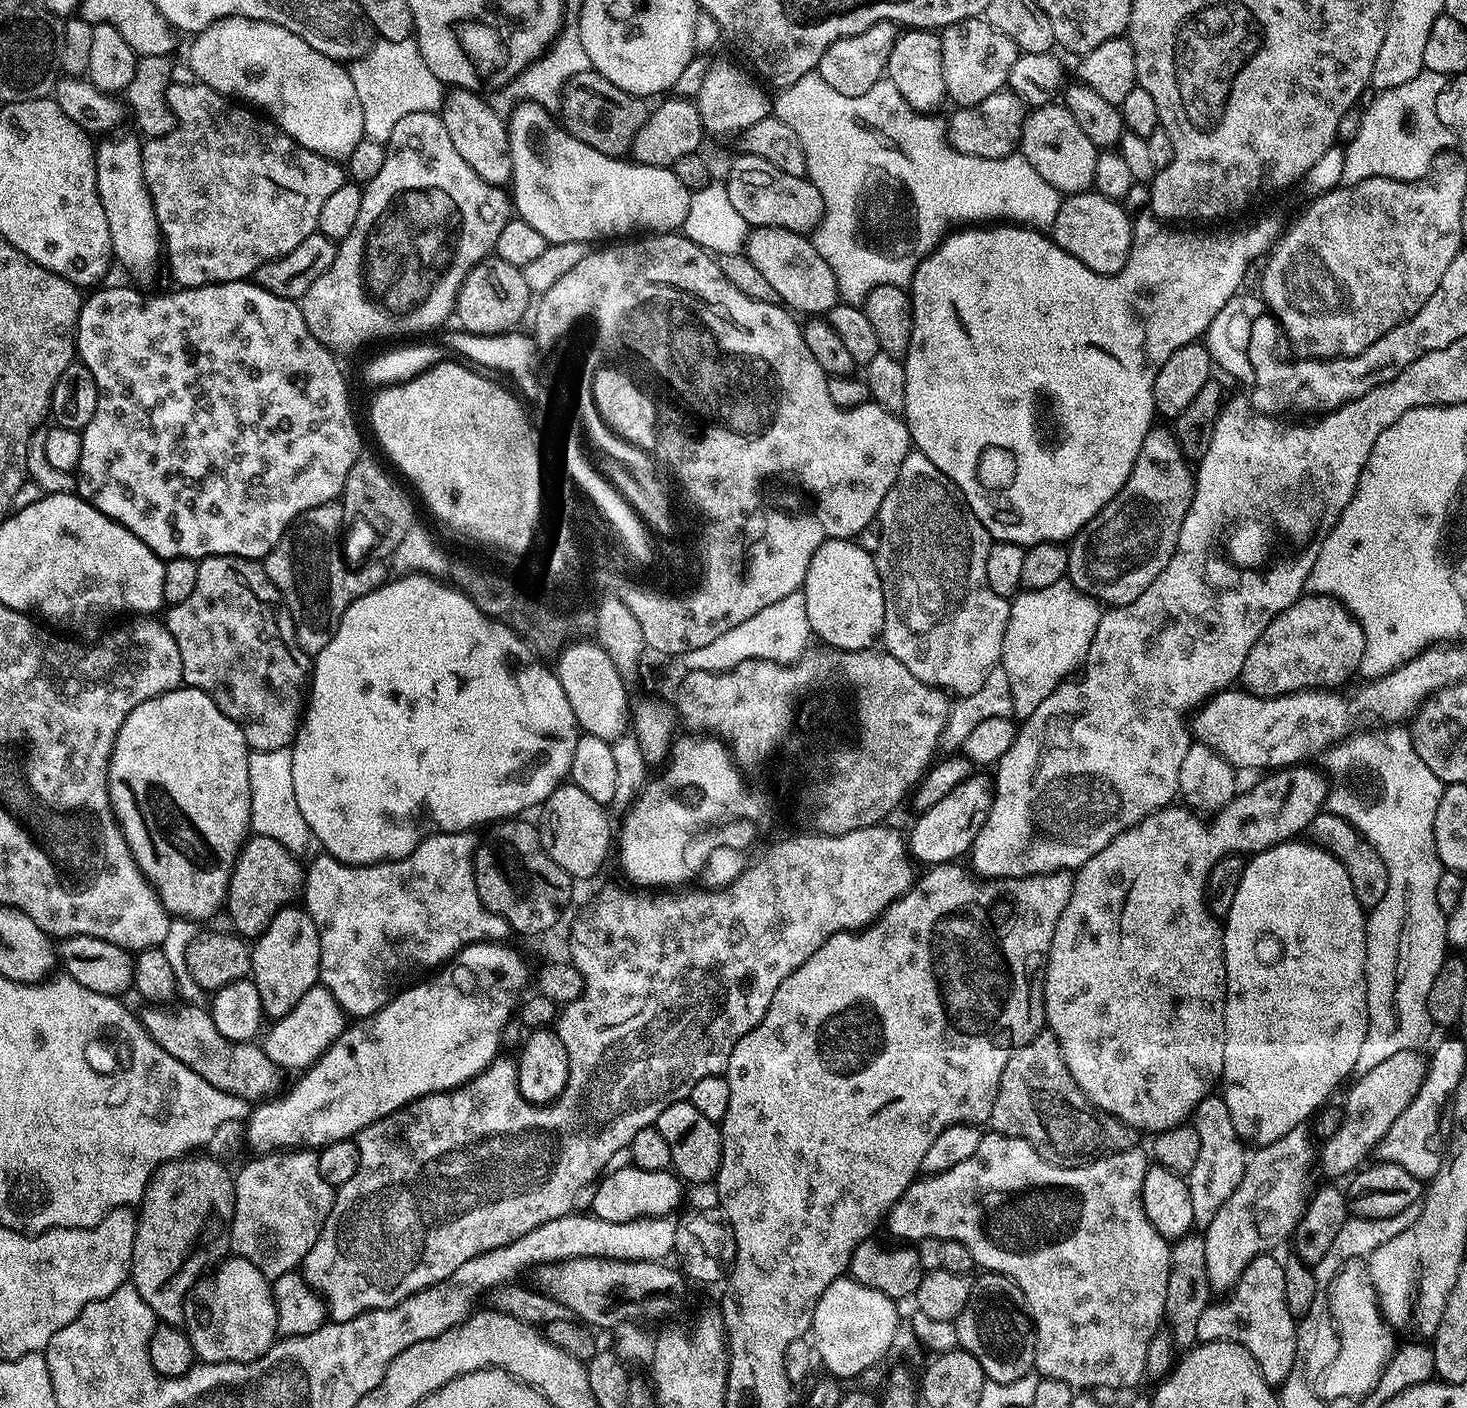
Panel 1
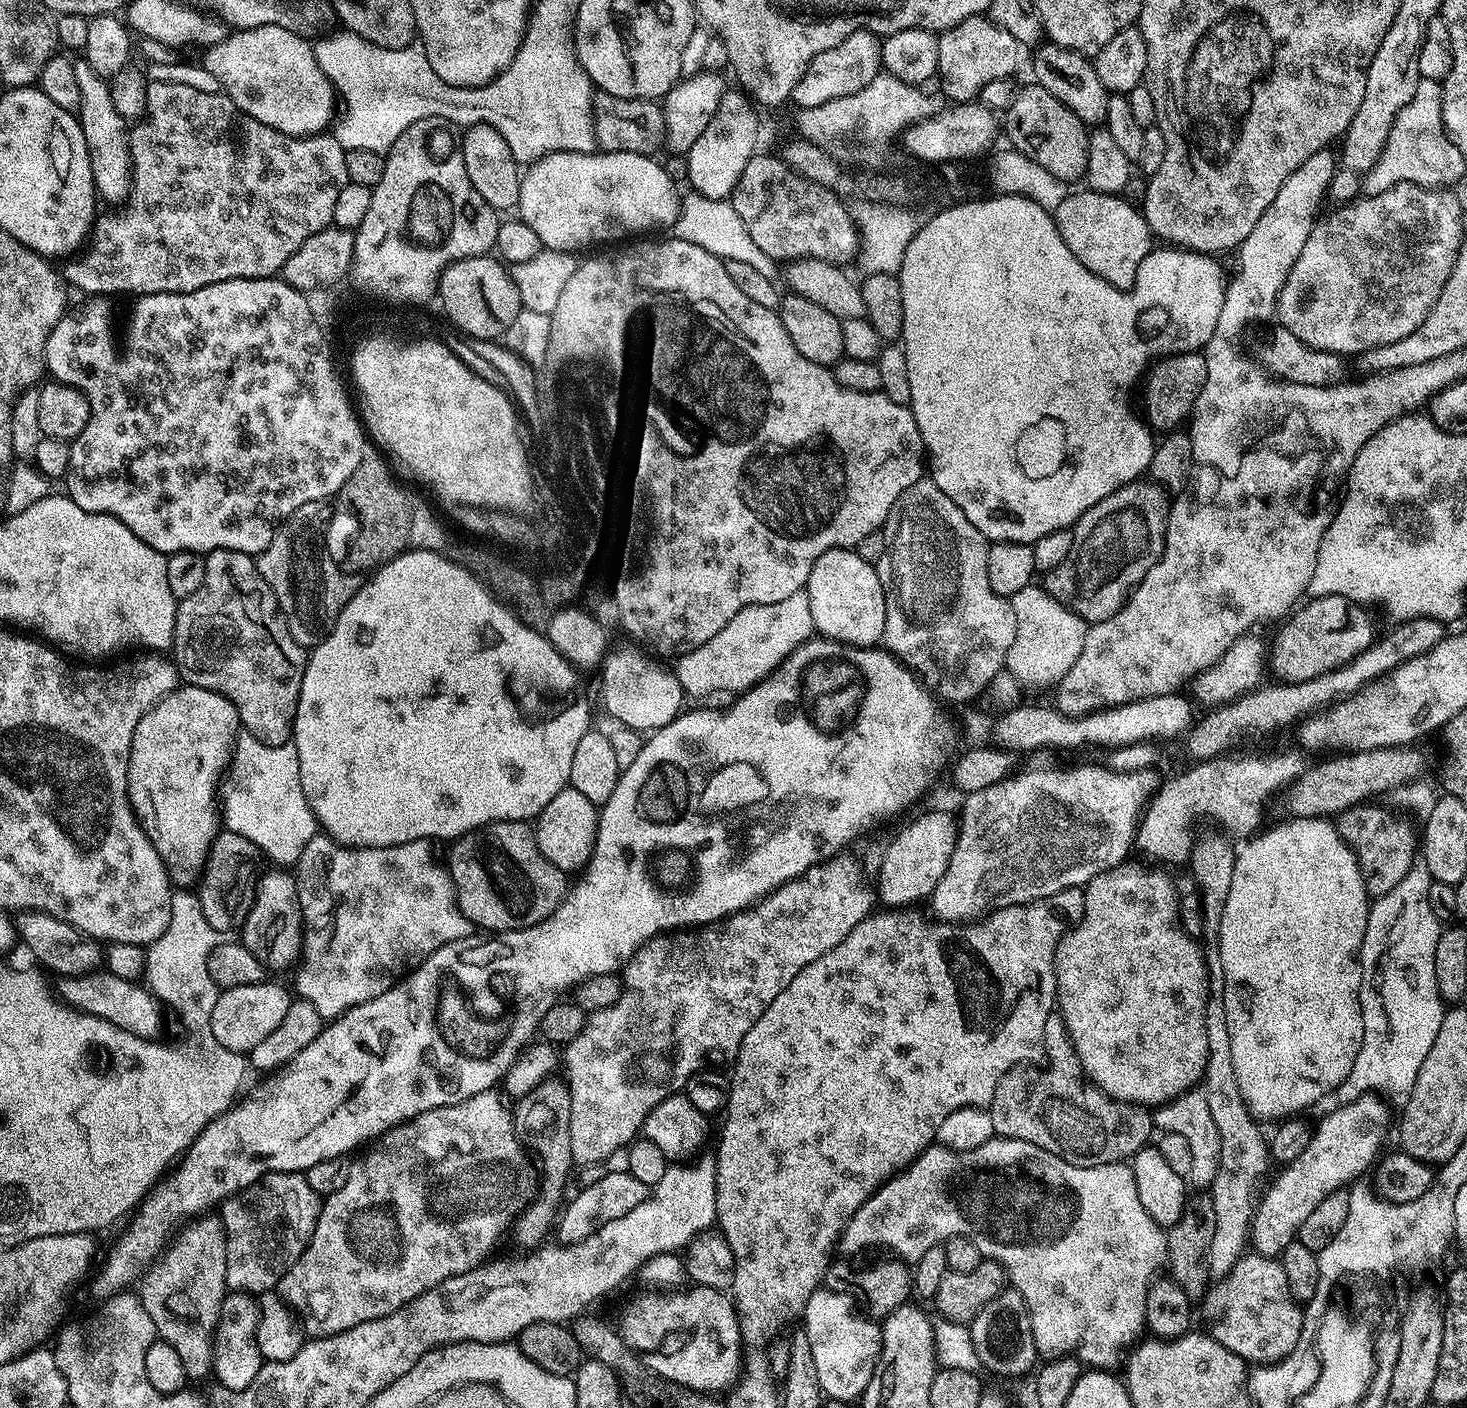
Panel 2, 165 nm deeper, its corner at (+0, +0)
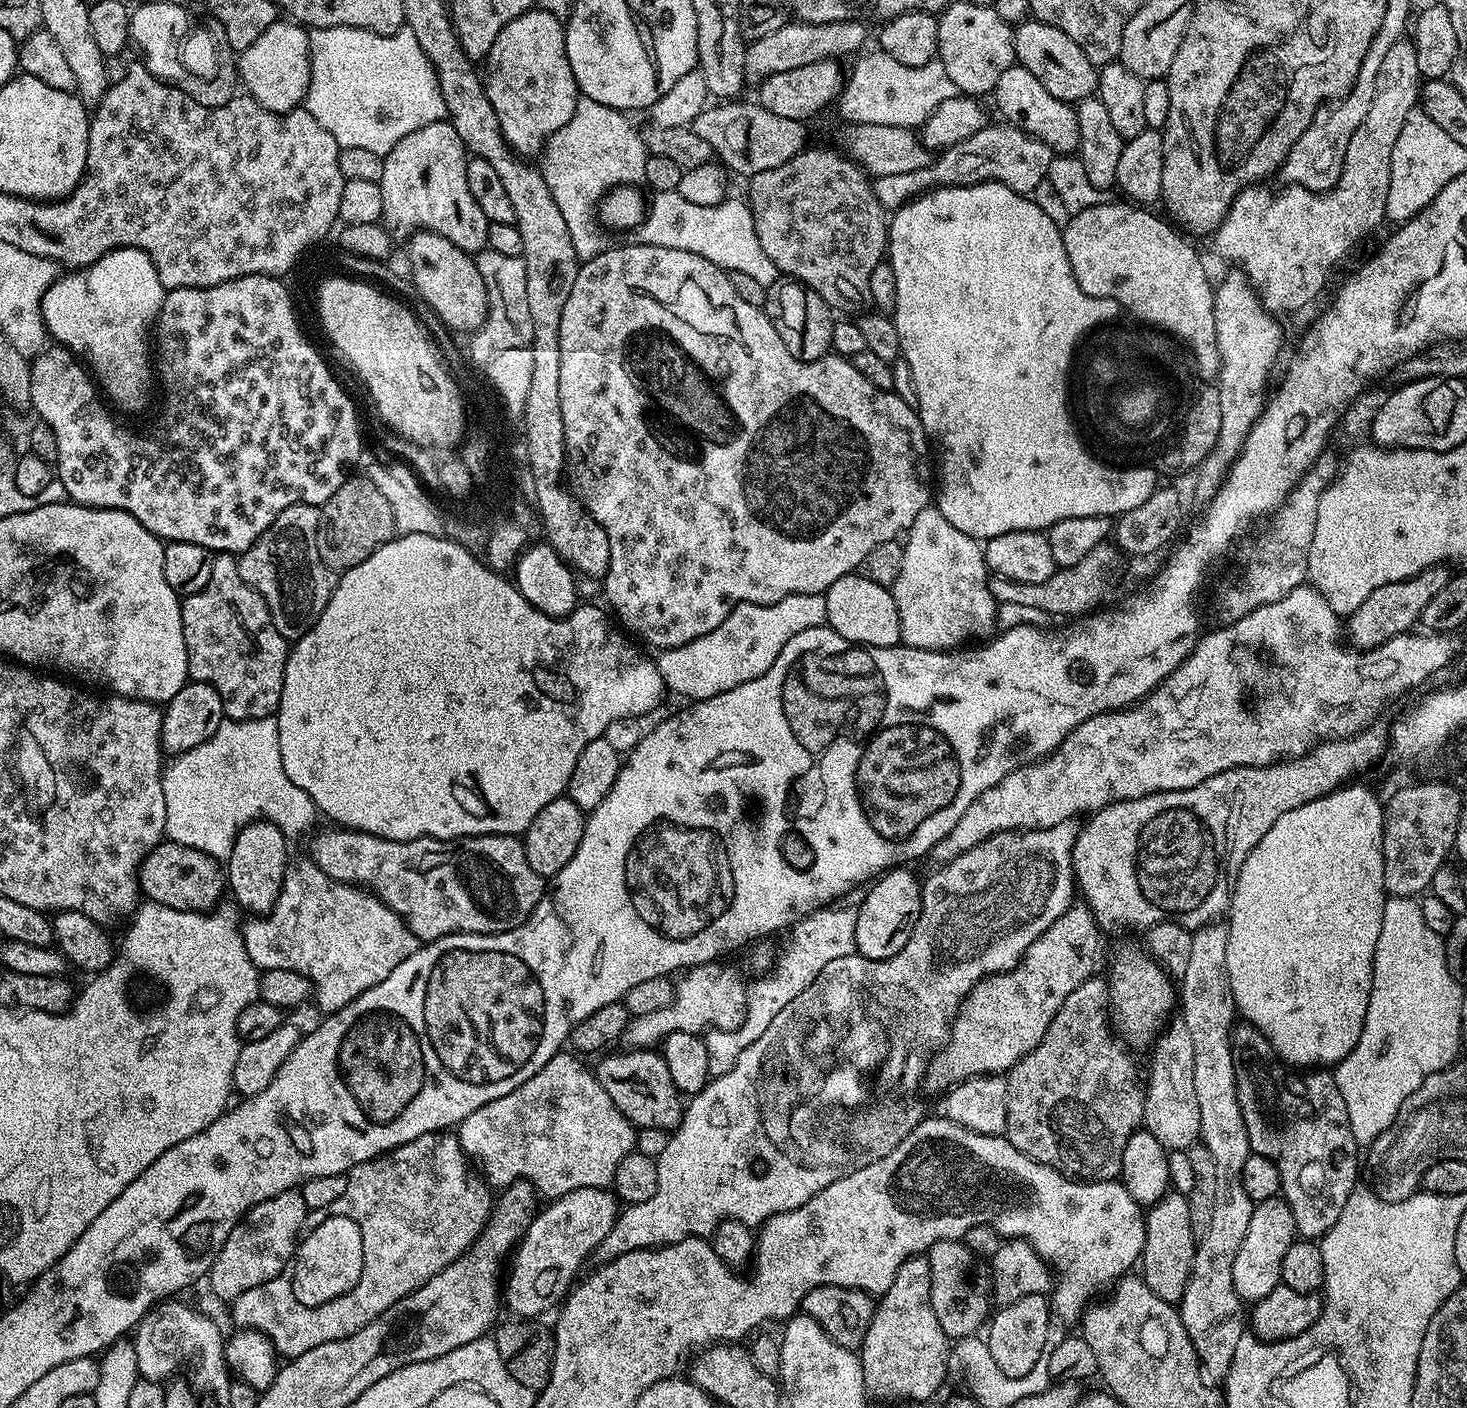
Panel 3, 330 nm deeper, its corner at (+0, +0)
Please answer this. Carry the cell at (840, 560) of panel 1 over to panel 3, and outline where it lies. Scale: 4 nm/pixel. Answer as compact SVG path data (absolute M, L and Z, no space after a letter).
M849 574L838 578L824 596L828 618L827 627L847 640L852 646L894 648L901 643L898 606L891 591L862 574Z

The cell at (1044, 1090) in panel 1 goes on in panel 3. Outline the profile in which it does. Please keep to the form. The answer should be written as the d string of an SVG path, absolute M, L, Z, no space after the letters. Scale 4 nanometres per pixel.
M1093 974L1070 990L1054 1022L1042 1034L1042 1042L1006 1073L1006 1139L1022 1154L1081 1182L1116 1180L1126 1142L1144 1119L1142 1080L1136 1077L1135 1062L1116 1045L1110 1027L1110 988L1098 977Z

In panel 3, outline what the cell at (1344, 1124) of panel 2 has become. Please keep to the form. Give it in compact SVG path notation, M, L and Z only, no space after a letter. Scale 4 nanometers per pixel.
M1279 1195L1261 1200L1255 1205L1247 1227L1246 1238L1242 1246L1238 1246L1238 1254L1234 1254L1232 1281L1234 1290L1240 1295L1241 1301L1255 1302L1262 1299L1270 1290L1280 1285L1282 1258L1286 1250L1290 1250L1293 1240L1297 1239L1296 1223L1290 1206Z

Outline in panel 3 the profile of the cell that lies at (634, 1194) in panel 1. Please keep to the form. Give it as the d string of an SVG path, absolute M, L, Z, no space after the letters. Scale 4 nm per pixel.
M579 1188L565 1196L555 1197L549 1204L552 1204L549 1208L541 1207L532 1217L532 1225L524 1231L524 1237L511 1257L508 1288L506 1284L506 1308L512 1311L509 1313L520 1318L540 1318L543 1312L550 1311L552 1307L555 1309L565 1299L577 1279L576 1271L587 1256L591 1257L595 1253L606 1234L610 1234L618 1215L618 1201L608 1188Z

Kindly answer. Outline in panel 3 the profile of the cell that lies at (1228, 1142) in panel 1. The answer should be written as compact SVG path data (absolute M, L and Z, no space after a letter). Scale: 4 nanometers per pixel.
M1176 1022L1155 1041L1152 1052L1152 1073L1146 1076L1143 1127L1166 1150L1187 1150L1201 1139L1199 1102L1194 1092L1194 1042L1182 1022Z

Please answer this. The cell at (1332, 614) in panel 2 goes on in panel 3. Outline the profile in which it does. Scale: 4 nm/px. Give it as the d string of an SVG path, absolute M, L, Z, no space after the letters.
M1437 566L1425 568L1417 576L1412 576L1408 580L1378 586L1372 591L1370 598L1366 598L1366 602L1362 602L1355 608L1351 616L1347 617L1347 639L1349 636L1353 640L1351 643L1357 649L1367 650L1377 648L1379 644L1384 644L1395 636L1405 635L1411 629L1408 627L1419 621L1422 610L1426 610L1426 602L1430 602L1430 598L1434 598L1434 594L1438 594L1438 590L1442 590L1442 586L1446 586L1449 575L1447 567Z

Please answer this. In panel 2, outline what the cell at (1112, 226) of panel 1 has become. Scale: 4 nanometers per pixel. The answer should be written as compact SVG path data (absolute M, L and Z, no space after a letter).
M1069 191L1068 197L1054 209L1054 219L1062 242L1070 246L1070 254L1086 266L1098 278L1110 282L1110 286L1130 290L1136 284L1138 266L1142 258L1154 247L1154 237L1144 220L1143 211L1127 204L1123 195L1111 196L1105 192Z

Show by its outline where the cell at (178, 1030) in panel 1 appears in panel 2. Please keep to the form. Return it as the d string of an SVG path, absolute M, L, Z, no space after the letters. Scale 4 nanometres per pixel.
M107 970L88 972L85 976L62 976L55 981L54 992L67 1007L85 1015L102 1018L143 1040L155 1039L160 1033L161 1003L147 987L137 981L118 978Z

